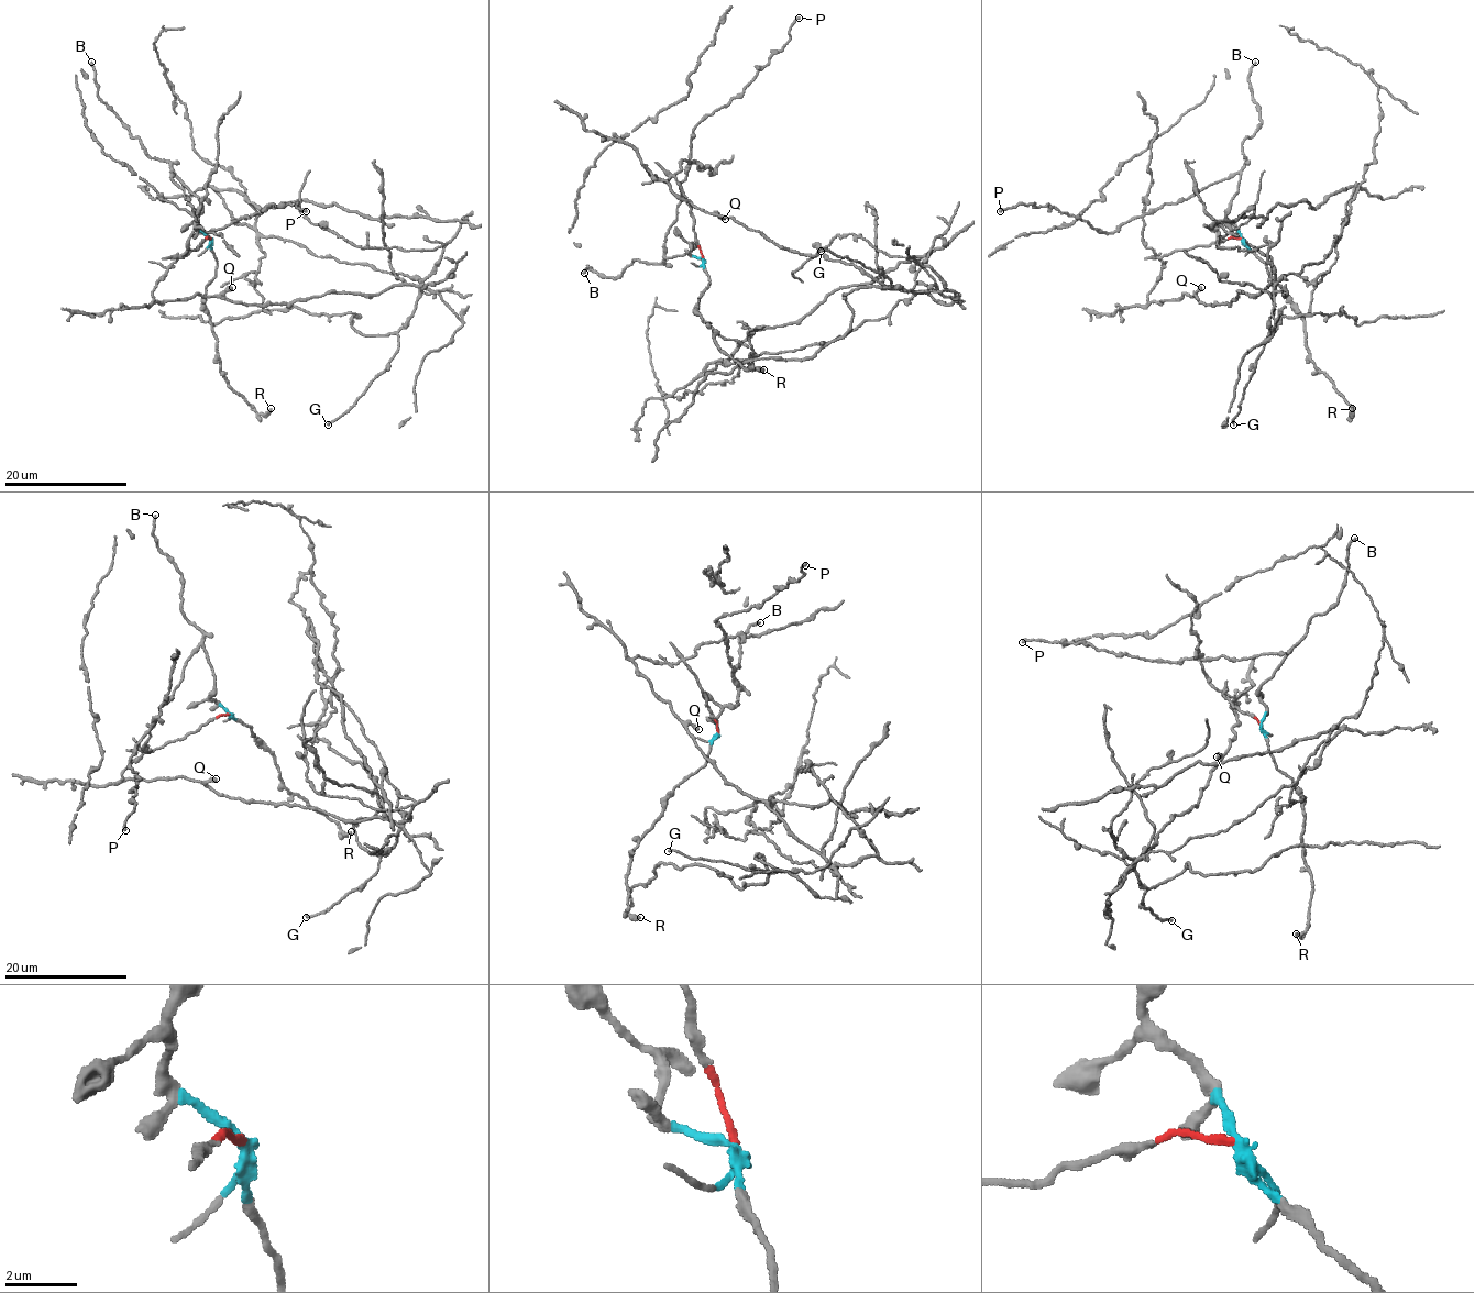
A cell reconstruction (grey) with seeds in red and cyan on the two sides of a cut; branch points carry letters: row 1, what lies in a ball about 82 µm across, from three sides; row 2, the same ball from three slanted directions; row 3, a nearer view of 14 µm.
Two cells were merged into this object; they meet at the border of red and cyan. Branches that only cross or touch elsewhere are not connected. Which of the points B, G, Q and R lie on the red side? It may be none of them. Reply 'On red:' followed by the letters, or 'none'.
On red: G, Q

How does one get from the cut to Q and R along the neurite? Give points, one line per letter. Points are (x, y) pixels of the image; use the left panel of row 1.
Q: (210, 238), (174, 262), (152, 291), (152, 299), (155, 302), (185, 300), (195, 295), (223, 295), (232, 287)
R: (210, 238), (217, 264), (205, 304), (217, 341), (220, 372), (263, 415), (271, 408)

